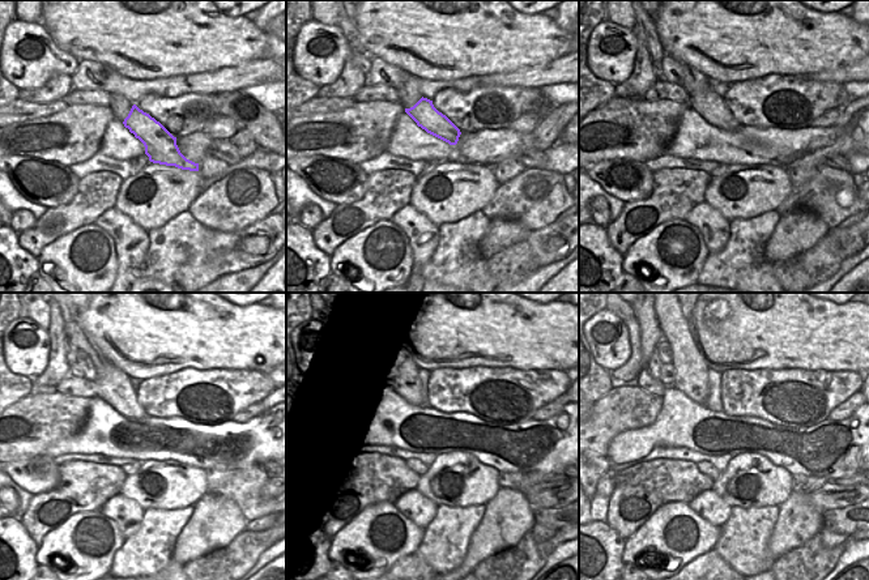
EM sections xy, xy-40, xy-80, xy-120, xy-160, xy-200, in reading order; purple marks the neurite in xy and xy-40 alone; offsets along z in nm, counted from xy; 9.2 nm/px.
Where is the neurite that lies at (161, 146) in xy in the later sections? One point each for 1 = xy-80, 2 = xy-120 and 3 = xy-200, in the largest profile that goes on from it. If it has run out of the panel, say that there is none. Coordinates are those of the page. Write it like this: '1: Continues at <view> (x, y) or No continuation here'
1: Continues at xy-80 (710, 106)
2: Continues at xy-120 (113, 386)
3: Continues at xy-200 (674, 319).

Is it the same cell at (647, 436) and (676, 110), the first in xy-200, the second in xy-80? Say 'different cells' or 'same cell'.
different cells

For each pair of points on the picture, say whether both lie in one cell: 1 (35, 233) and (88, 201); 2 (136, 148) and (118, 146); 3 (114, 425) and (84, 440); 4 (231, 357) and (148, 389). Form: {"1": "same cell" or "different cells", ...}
{"1": "same cell", "2": "same cell", "3": "same cell", "4": "different cells"}

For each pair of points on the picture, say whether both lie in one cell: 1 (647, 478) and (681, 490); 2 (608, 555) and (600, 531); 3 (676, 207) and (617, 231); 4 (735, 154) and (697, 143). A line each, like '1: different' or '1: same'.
1: same
2: same
3: same
4: same

